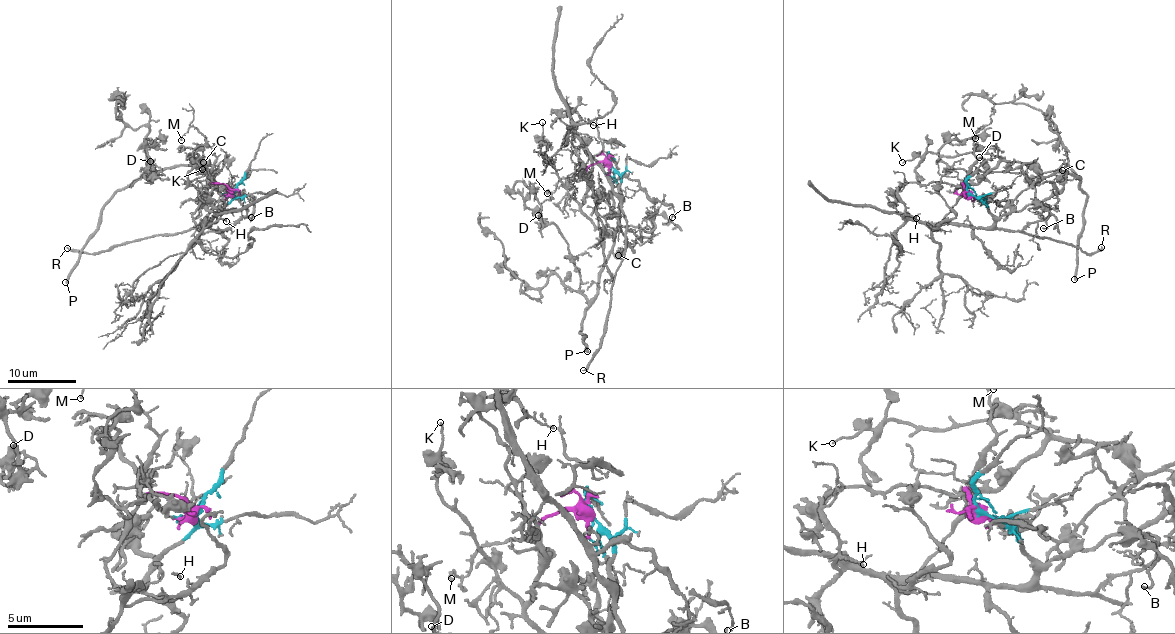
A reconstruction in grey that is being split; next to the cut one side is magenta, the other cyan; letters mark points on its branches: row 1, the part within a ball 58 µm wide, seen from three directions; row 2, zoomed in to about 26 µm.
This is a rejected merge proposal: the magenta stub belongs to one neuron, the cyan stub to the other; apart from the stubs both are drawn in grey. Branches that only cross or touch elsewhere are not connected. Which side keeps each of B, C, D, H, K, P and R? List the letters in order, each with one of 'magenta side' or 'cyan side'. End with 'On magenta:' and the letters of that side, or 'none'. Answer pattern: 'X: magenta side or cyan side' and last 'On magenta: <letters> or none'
B: magenta side
C: magenta side
D: magenta side
H: cyan side
K: magenta side
P: magenta side
R: cyan side
On magenta: B, C, D, K, P

